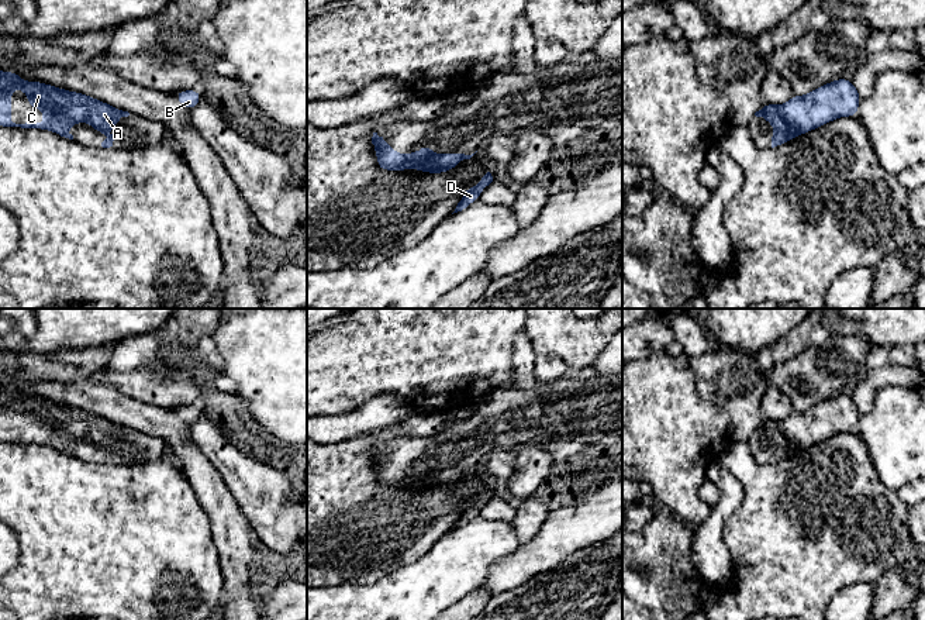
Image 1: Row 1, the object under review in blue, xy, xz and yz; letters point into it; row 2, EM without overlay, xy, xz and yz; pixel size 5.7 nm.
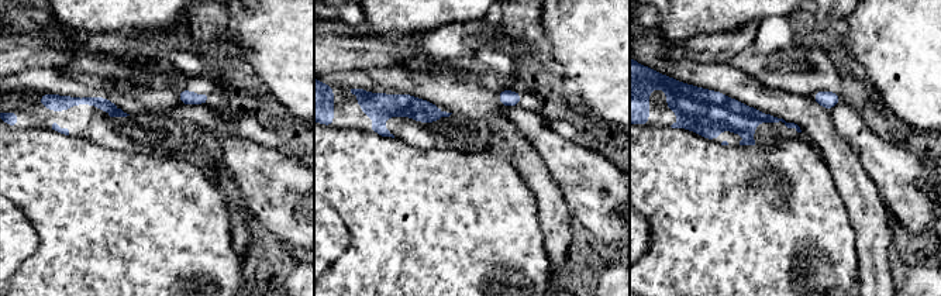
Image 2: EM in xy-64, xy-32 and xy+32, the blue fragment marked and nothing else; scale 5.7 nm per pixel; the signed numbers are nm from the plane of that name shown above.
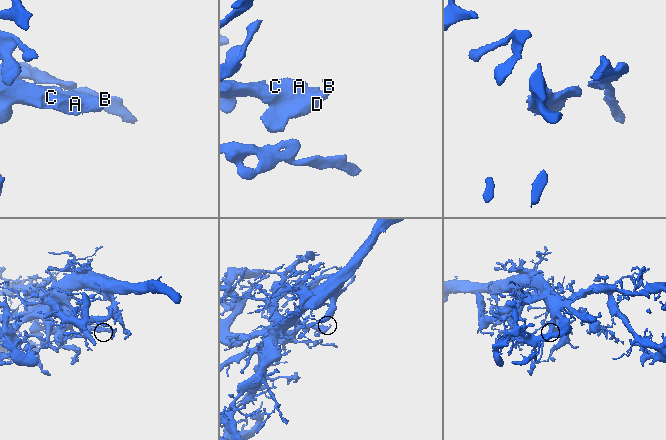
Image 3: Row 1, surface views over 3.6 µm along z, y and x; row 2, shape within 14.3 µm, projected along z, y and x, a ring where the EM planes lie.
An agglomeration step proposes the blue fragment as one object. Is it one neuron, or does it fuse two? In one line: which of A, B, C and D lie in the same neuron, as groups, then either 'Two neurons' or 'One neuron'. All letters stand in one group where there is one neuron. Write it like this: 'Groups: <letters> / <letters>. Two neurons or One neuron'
Groups: A B C D. One neuron

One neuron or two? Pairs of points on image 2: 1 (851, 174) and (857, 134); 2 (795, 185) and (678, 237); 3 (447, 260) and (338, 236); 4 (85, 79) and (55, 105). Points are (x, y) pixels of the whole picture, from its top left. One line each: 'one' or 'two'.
1: two
2: one
3: two
4: two

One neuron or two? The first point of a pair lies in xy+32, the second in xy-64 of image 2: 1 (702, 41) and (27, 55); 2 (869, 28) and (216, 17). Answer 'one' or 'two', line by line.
1: one
2: two

